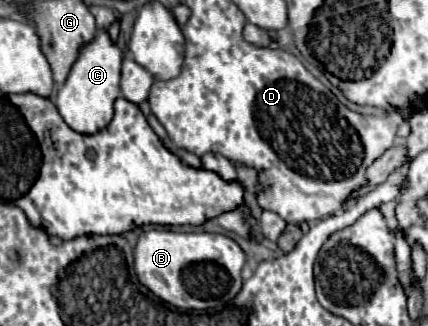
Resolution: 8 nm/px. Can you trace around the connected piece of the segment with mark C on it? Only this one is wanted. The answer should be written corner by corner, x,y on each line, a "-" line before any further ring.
96,29
92,41
84,43
78,51
78,57
66,77
58,87
54,105
58,107
62,119
78,133
98,133
114,117
114,101
120,97
120,63
122,51
112,43
108,31

